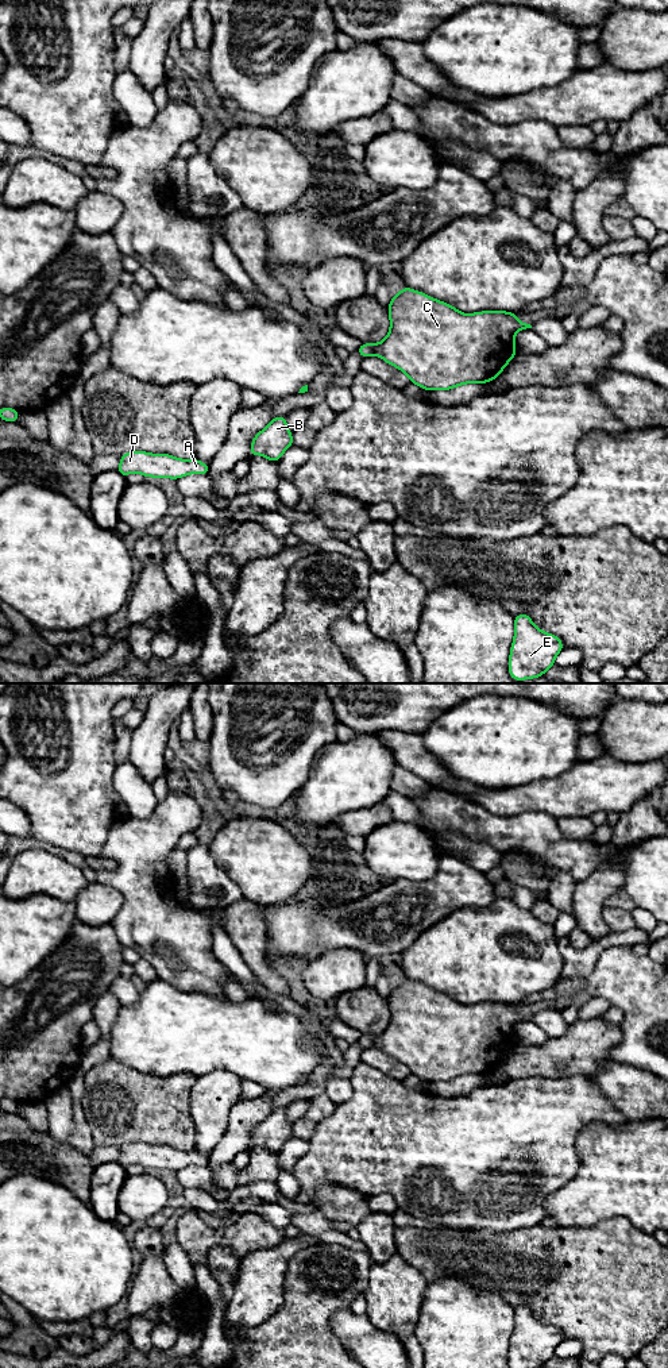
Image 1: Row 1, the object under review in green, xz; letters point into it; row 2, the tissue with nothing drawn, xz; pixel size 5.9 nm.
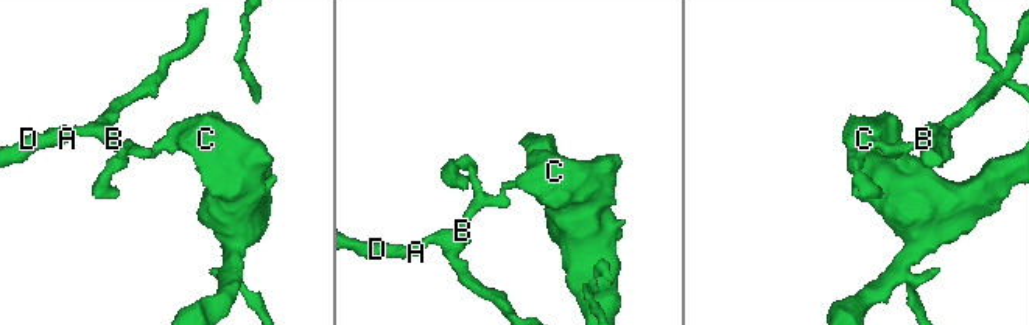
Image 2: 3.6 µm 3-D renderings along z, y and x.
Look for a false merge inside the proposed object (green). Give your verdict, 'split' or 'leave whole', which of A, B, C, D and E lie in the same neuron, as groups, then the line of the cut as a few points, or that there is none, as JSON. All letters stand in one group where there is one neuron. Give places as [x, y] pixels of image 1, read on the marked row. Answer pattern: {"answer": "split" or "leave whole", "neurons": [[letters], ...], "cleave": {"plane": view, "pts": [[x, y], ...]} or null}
{"answer": "split", "neurons": [["A", "B", "D"], ["C", "E"]], "cleave": {"plane": "xz", "pts": [[374, 345], [375, 354]]}}

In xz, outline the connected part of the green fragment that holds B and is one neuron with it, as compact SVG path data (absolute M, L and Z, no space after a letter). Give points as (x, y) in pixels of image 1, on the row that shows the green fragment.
M286 416L274 417L265 429L252 439L250 455L262 455L278 462L282 454L293 446L291 431L286 425Z

